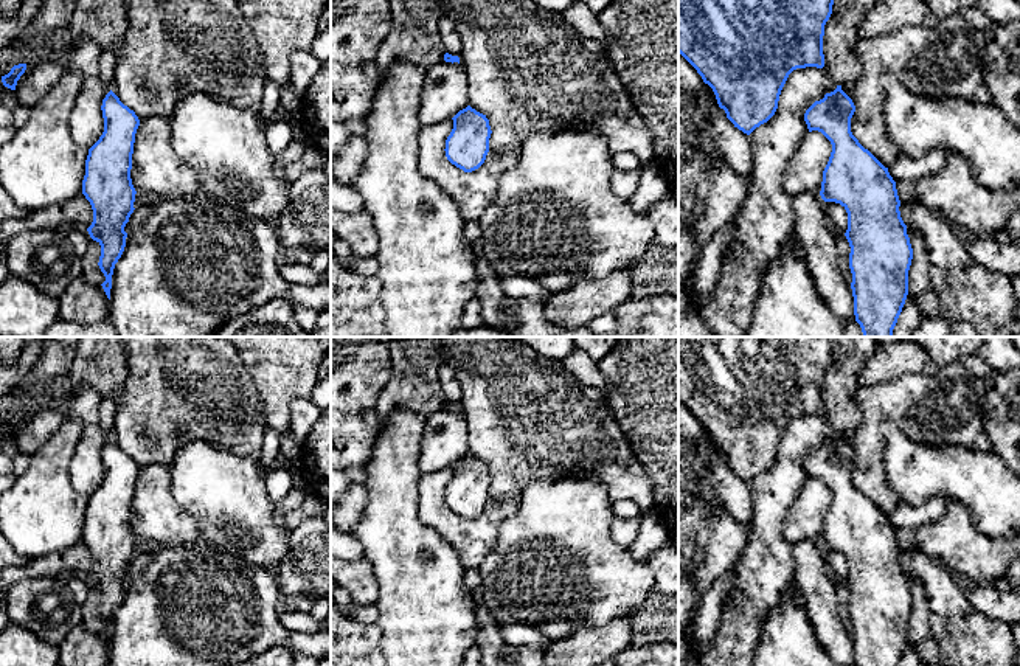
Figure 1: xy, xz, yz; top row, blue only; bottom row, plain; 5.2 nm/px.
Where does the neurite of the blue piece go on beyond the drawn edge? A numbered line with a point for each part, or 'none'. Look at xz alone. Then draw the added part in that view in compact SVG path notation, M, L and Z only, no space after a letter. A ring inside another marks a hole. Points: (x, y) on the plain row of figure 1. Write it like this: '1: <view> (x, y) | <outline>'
none

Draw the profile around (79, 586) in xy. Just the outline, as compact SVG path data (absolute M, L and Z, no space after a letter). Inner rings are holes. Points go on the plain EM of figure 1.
M73 574L68 579L68 584L70 584L70 590L75 596L75 601L79 605L82 605L87 601L87 596L92 590L92 585L90 585L88 579L85 576L81 576L81 574Z

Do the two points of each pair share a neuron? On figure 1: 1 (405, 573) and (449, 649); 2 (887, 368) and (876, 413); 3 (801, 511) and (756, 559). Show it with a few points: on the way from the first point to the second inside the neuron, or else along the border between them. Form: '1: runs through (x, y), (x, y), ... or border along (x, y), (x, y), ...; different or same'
1: runs through (421, 592), (423, 609), (430, 631); same
2: border along (919, 373), (905, 373), (885, 382), (859, 387); different
3: border along (797, 497), (783, 528), (783, 536), (792, 545); different

